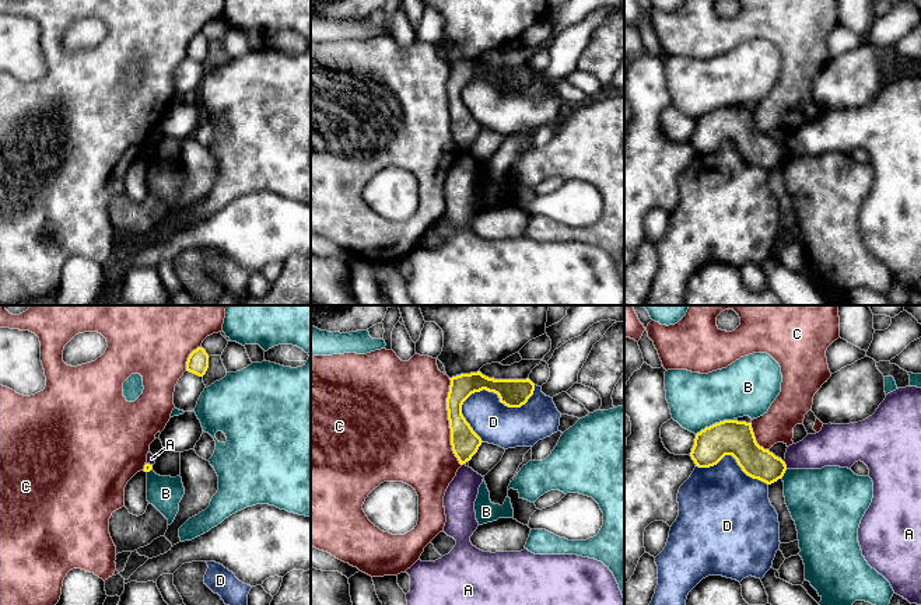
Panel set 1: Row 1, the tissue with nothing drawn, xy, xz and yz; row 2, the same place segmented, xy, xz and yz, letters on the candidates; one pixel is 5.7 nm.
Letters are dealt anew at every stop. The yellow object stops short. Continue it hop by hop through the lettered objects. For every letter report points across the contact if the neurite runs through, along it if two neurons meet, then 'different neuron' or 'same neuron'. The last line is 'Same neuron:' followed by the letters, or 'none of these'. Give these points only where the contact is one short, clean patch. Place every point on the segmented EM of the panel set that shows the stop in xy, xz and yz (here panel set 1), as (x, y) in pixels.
A: along yz (783, 461), (787, 468) | different neuron
B: different neuron
C: different neuron
D: different neuron
Same neuron: none of these

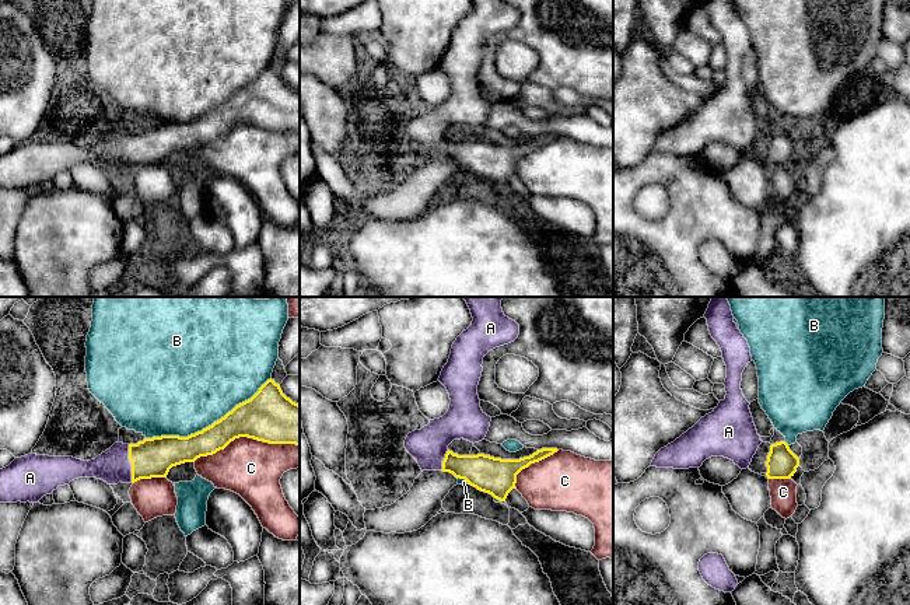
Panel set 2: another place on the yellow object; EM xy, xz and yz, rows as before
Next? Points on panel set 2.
A: across xy (154, 457), (132, 464), (114, 465) | same neuron
B: different neuron
C: different neuron
Same neuron: A

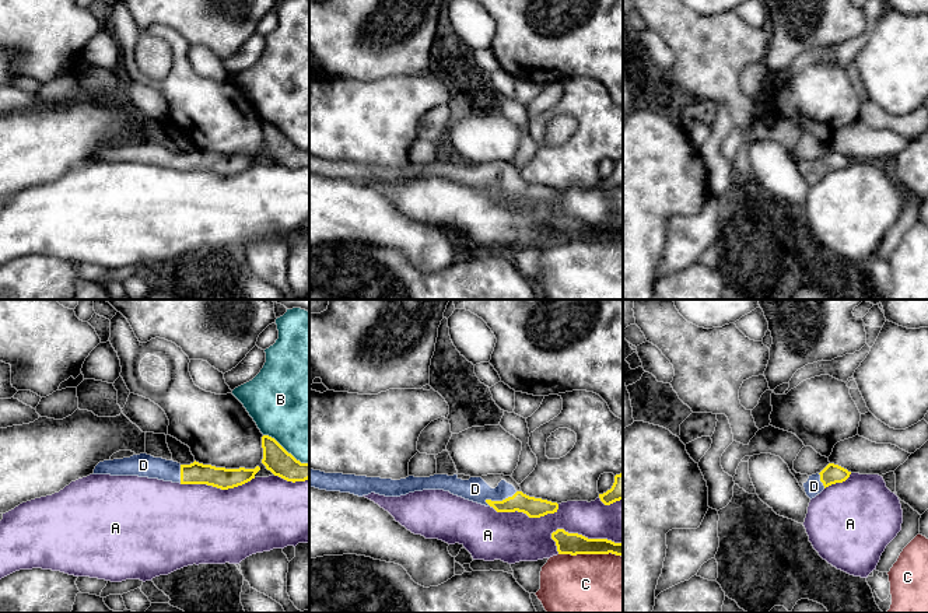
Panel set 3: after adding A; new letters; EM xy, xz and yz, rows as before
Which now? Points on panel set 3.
A: different neuron
B: different neuron
C: different neuron
D: across xz (532, 507), (519, 501), (500, 501), (475, 489) | same neuron
Same neuron: D

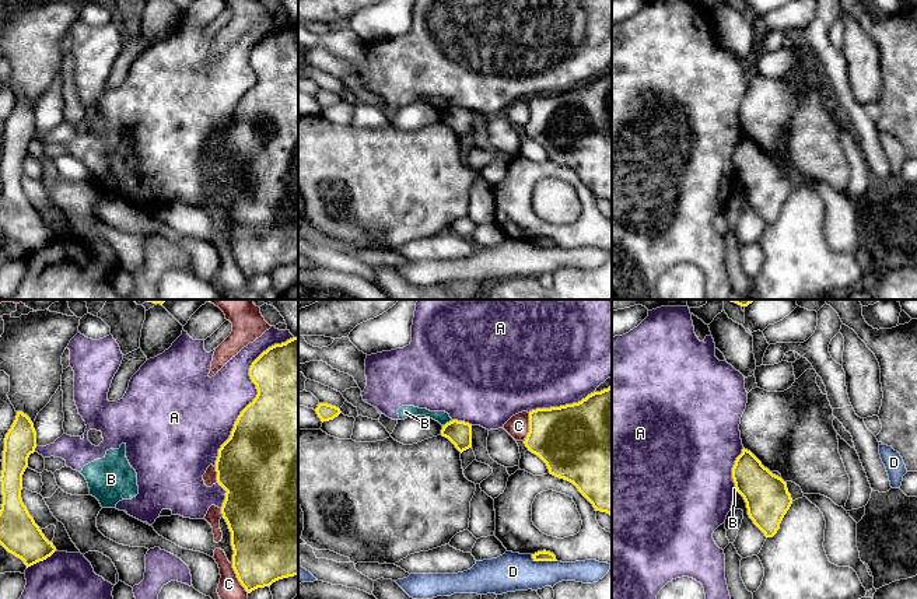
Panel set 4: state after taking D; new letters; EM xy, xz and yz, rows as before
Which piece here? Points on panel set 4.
A: different neuron
B: along xz (452, 420), (443, 426) | different neuron
C: different neuron
D: different neuron
Same neuron: none of these

